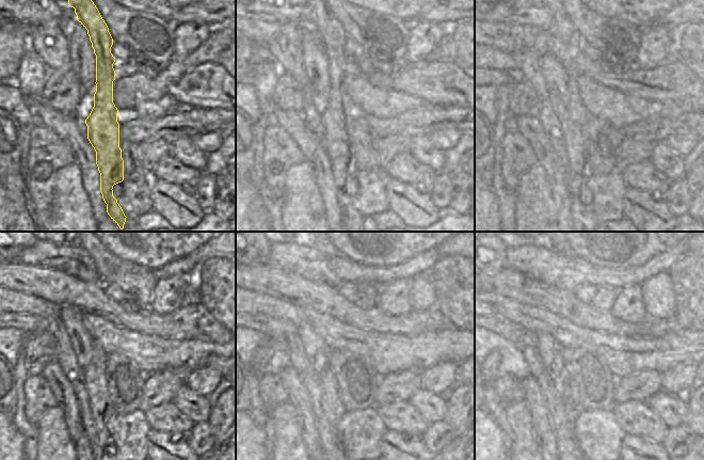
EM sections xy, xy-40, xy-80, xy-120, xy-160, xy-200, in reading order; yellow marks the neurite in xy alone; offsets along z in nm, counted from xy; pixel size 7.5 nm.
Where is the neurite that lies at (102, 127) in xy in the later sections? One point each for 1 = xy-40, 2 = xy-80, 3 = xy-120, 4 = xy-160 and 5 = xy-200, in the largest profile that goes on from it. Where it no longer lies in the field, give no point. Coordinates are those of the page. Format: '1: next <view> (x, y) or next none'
1: next xy-40 (340, 112)
2: next xy-80 (579, 171)
3: next xy-120 (95, 417)
4: next xy-160 (333, 408)
5: next xy-200 (566, 445)

